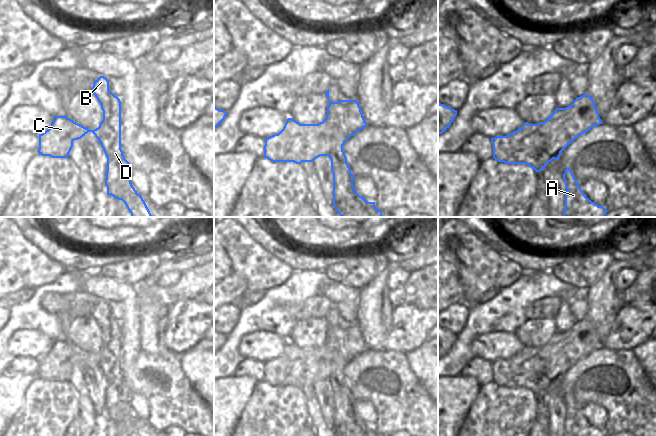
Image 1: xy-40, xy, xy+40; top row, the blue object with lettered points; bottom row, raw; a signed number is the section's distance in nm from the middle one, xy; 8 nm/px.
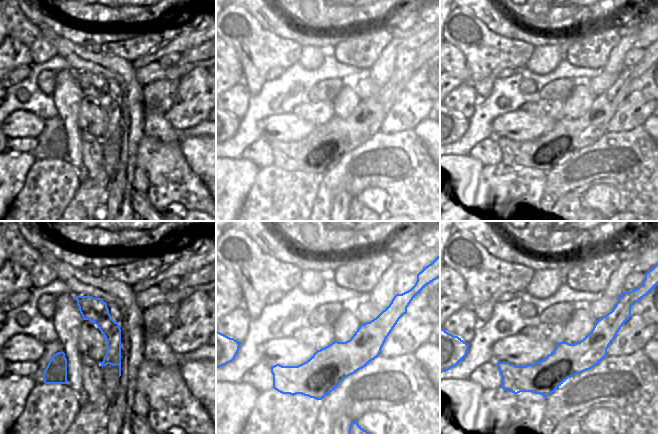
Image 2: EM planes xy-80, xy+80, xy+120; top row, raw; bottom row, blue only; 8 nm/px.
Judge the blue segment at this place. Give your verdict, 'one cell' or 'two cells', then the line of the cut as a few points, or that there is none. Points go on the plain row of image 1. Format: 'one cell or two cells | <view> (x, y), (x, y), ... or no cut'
two cells | xy (344, 324), (343, 344), (347, 363)

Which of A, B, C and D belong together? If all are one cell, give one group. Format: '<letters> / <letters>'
A B D / C

